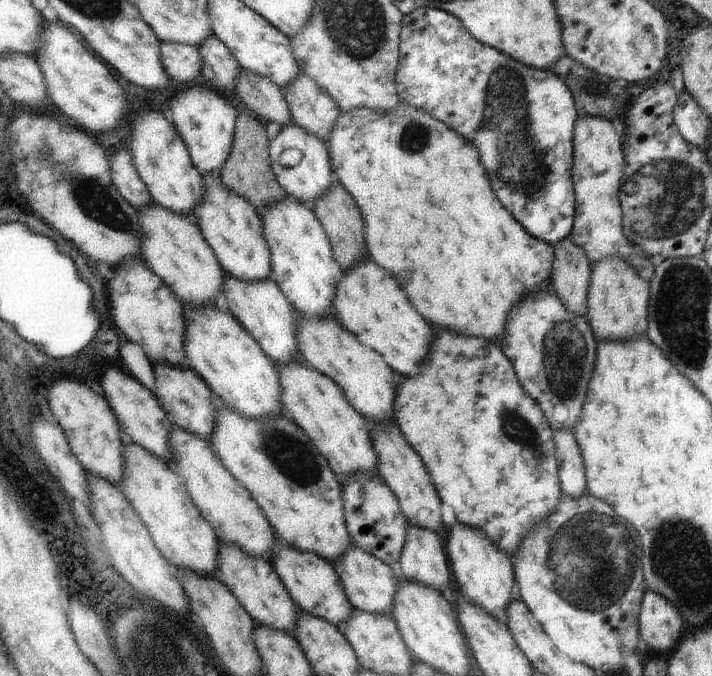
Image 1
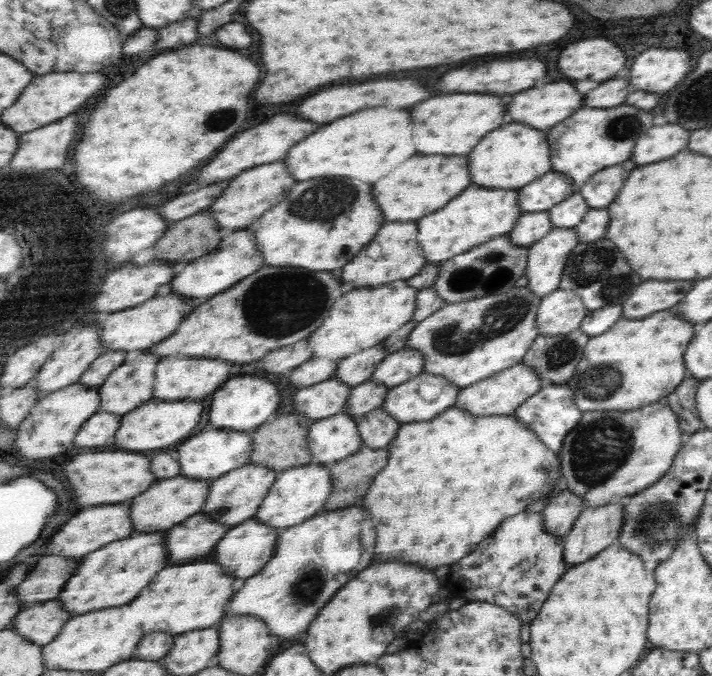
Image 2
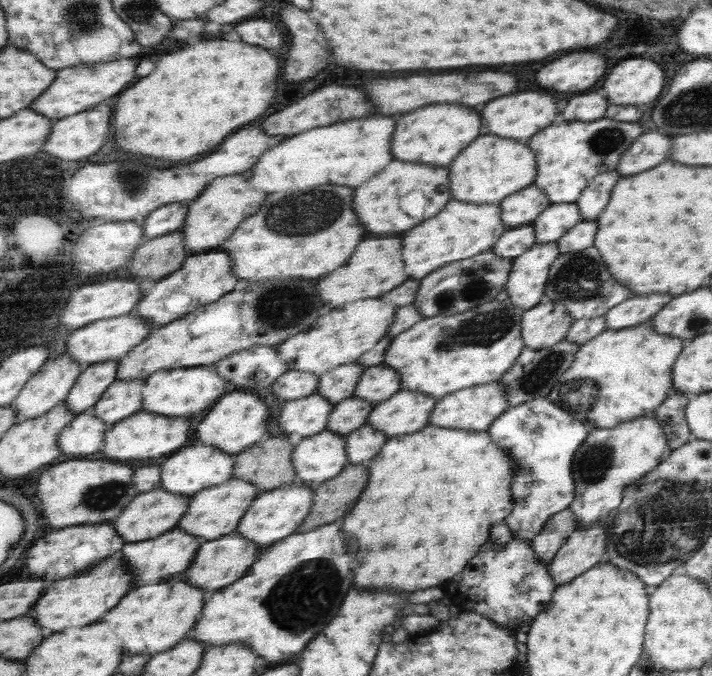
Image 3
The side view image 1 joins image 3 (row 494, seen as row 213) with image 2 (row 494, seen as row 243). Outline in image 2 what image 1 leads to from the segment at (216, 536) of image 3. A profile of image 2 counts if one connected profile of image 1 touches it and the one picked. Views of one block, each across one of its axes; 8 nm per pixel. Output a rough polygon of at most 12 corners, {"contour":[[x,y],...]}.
{"contour":[[250,464],[212,482],[205,516],[257,517],[278,473]]}

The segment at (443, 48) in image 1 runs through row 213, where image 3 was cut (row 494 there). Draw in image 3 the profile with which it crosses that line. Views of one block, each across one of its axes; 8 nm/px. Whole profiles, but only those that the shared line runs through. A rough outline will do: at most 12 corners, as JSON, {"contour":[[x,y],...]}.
{"contour":[[550,399],[489,430],[514,456],[513,538],[532,541],[576,499],[589,429]]}

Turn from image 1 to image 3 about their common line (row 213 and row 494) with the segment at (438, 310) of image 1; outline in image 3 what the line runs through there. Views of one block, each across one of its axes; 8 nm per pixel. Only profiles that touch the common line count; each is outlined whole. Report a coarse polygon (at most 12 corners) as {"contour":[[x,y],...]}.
{"contour":[[490,432],[391,438],[342,522],[354,584],[461,575],[514,511]]}

